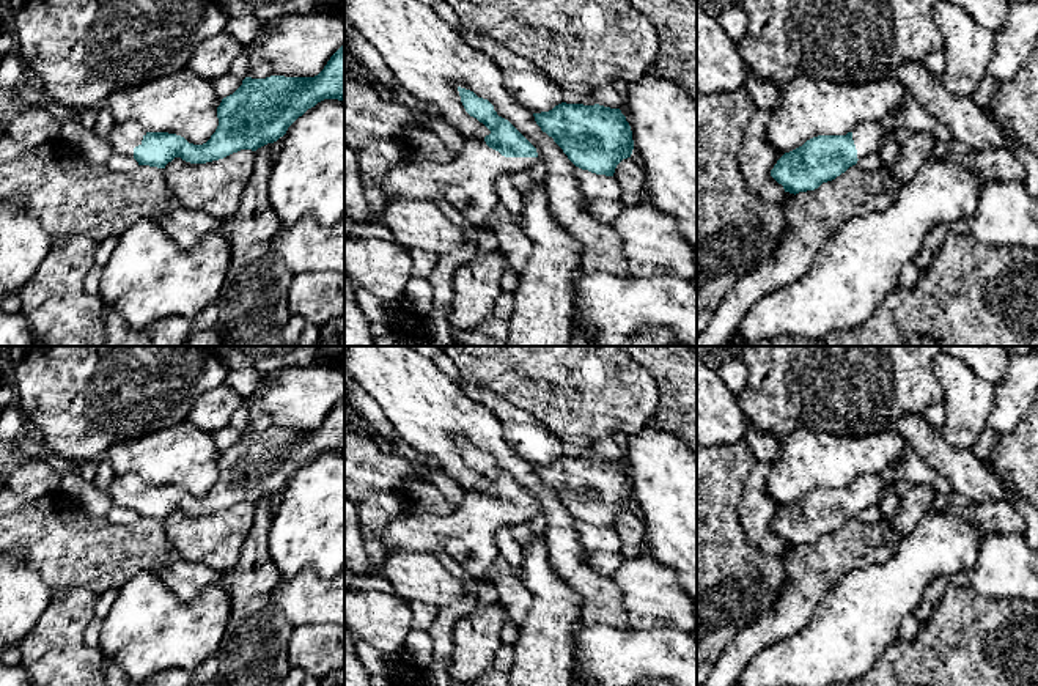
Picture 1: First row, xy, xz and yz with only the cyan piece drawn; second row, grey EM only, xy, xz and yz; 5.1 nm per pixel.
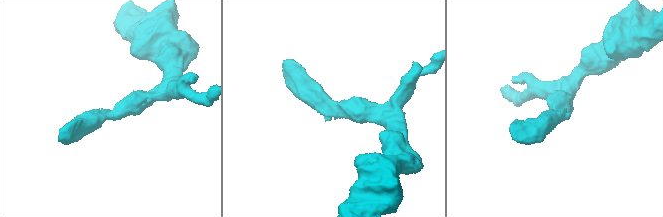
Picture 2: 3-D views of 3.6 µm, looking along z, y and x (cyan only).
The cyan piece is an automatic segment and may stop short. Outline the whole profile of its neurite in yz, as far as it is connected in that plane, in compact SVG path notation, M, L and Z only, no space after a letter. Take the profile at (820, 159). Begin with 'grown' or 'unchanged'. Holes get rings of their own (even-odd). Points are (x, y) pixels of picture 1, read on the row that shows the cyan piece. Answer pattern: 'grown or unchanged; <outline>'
grown; M862 123L846 135L818 135L785 153L771 176L785 192L794 195L815 190L845 173L859 159L881 151L885 143L901 146L912 134L909 129L887 129L881 123Z

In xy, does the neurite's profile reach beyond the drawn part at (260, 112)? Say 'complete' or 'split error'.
split error

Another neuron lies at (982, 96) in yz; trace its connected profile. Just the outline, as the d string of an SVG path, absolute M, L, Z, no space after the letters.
M986 76L970 96L974 104L977 104L980 109L988 107L997 87L999 82L991 76Z

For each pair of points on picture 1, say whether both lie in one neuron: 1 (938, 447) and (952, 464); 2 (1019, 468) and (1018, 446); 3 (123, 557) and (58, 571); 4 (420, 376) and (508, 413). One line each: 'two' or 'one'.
1: one
2: one
3: one
4: two

